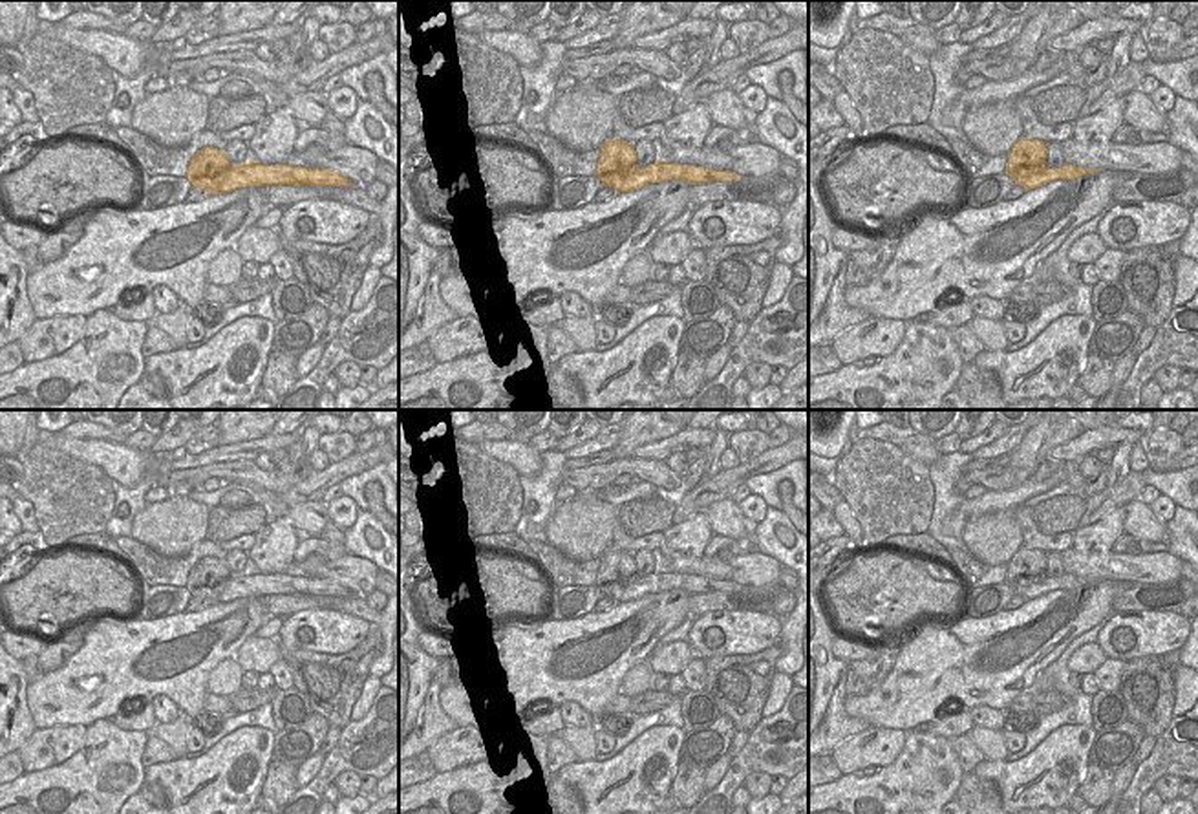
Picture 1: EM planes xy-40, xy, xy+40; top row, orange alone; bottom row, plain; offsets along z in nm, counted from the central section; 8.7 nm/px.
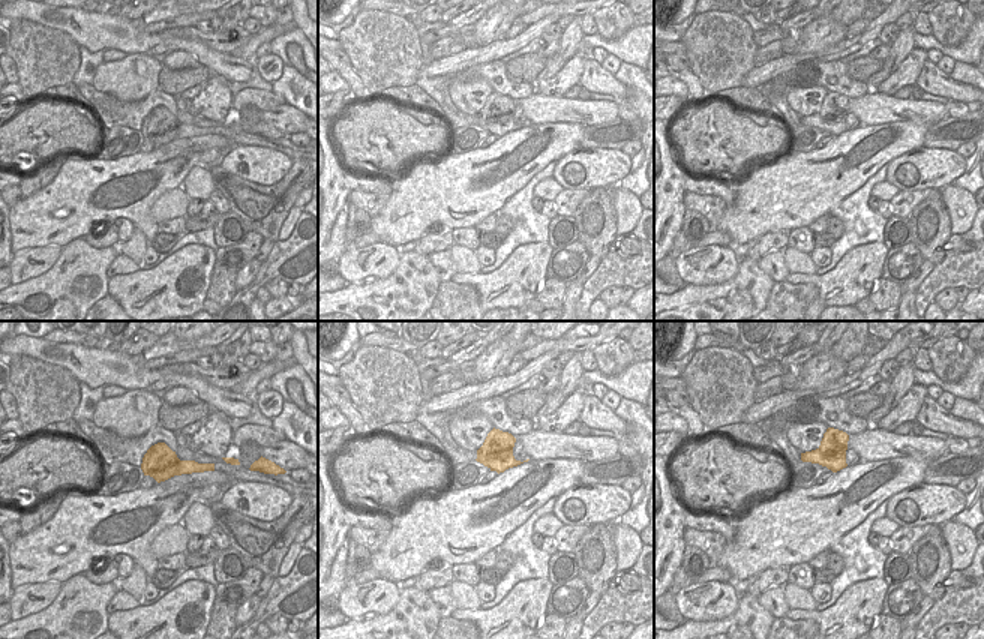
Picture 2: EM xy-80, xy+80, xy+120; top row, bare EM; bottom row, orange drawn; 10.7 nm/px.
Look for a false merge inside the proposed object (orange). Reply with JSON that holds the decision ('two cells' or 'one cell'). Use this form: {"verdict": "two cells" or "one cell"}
{"verdict": "two cells"}

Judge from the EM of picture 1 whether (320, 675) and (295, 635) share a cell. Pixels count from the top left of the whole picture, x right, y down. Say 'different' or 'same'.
different

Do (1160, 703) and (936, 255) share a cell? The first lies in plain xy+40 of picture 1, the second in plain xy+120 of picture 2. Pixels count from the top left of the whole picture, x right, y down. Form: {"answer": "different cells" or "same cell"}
{"answer": "same cell"}

